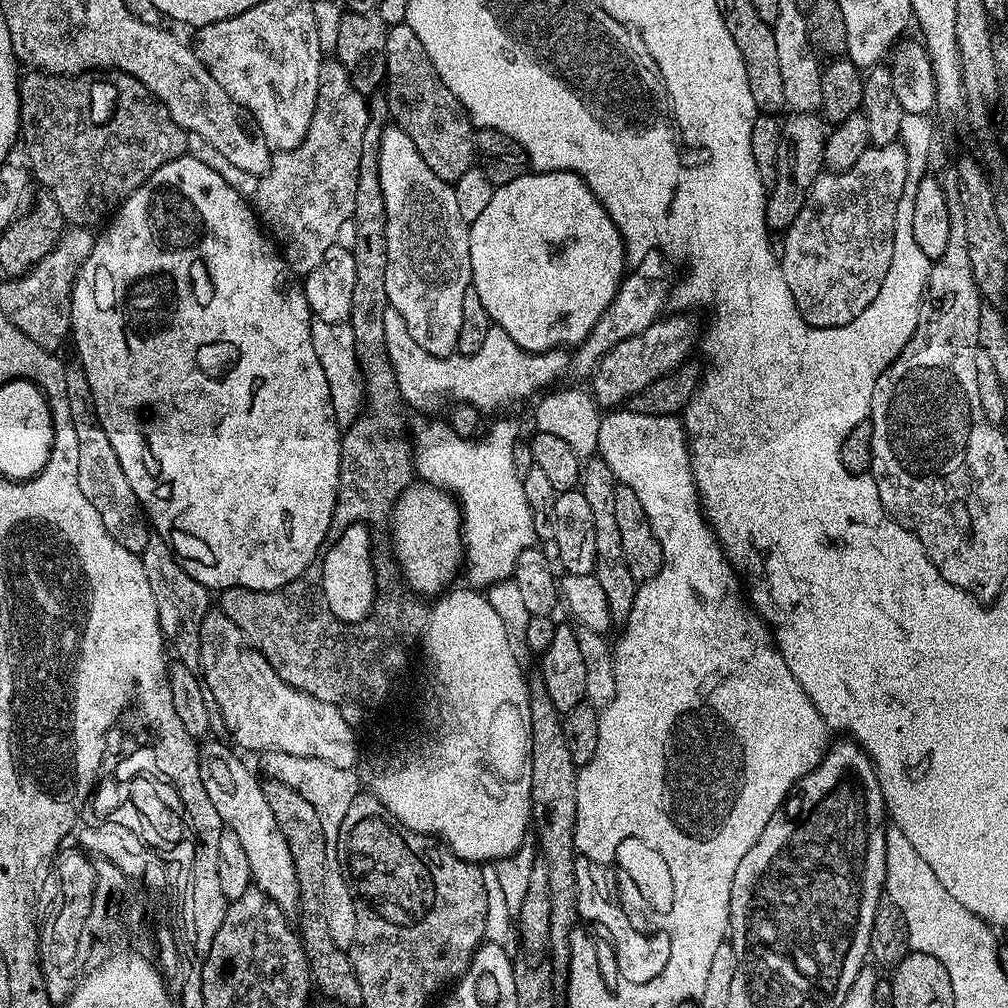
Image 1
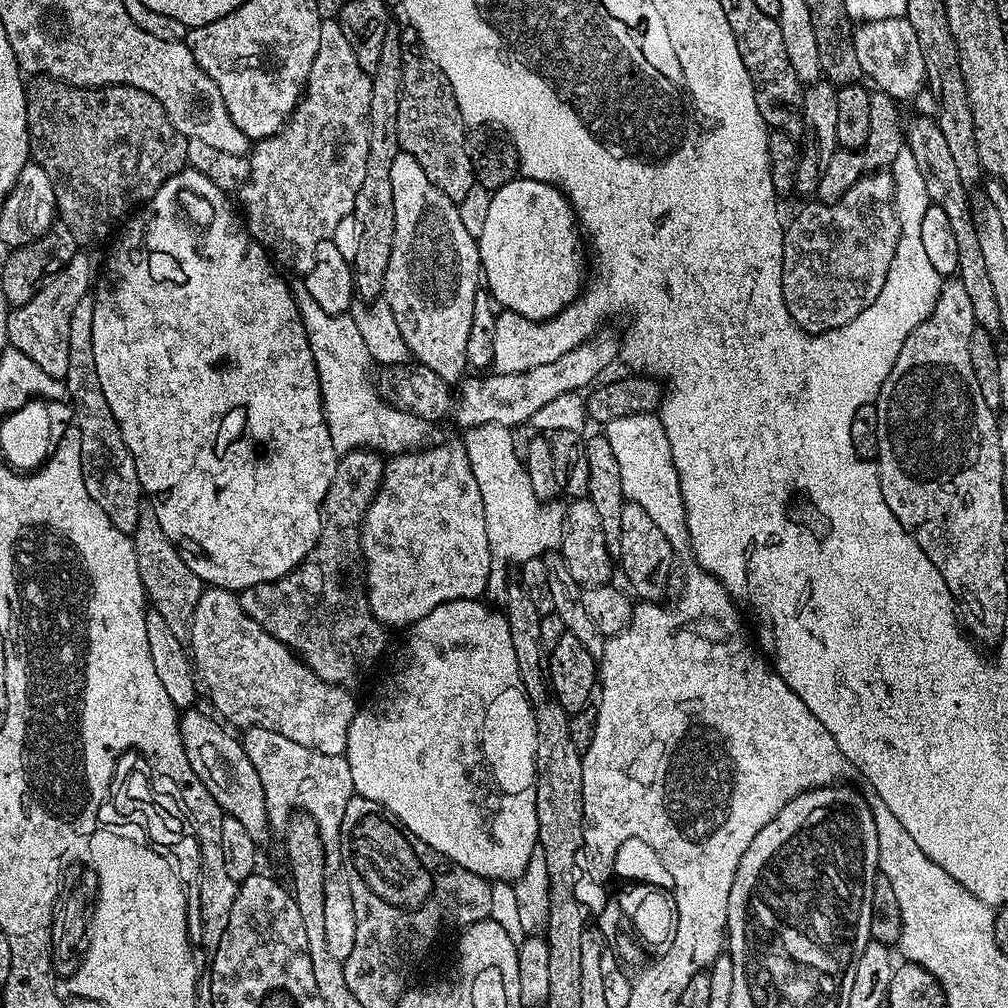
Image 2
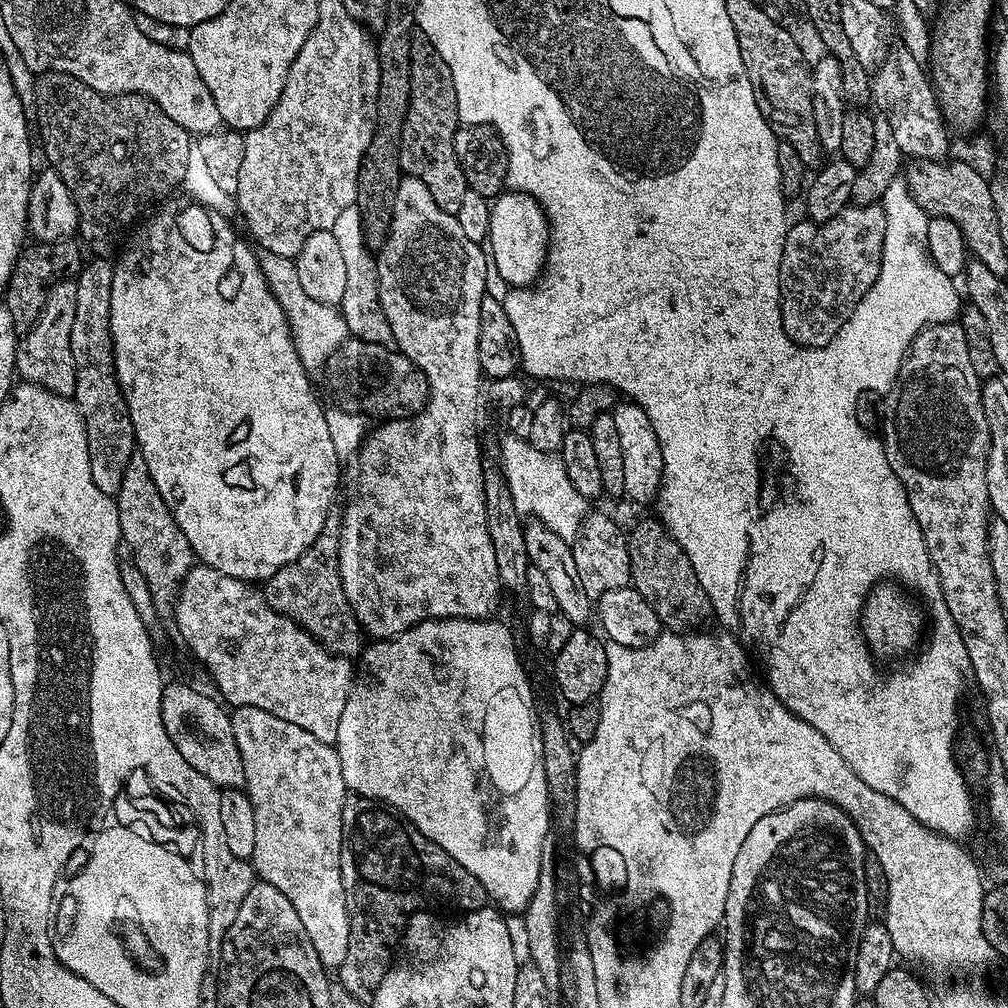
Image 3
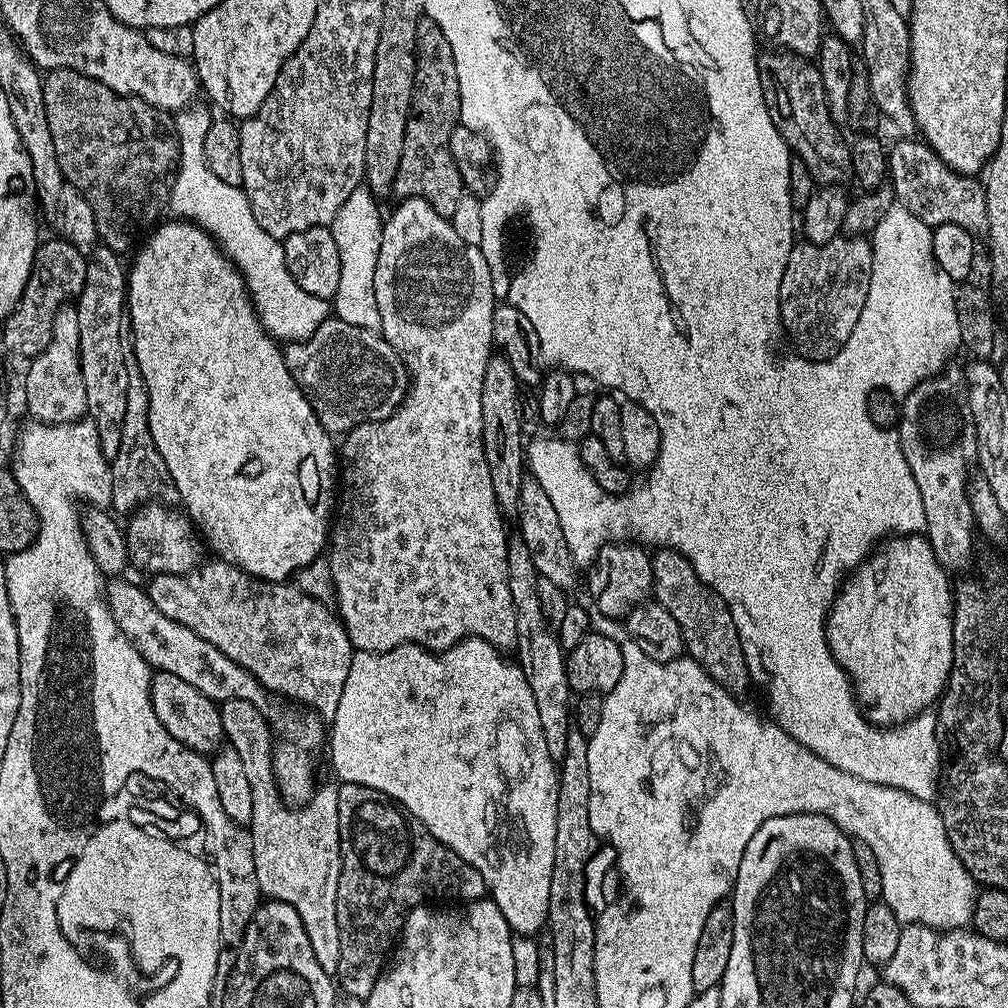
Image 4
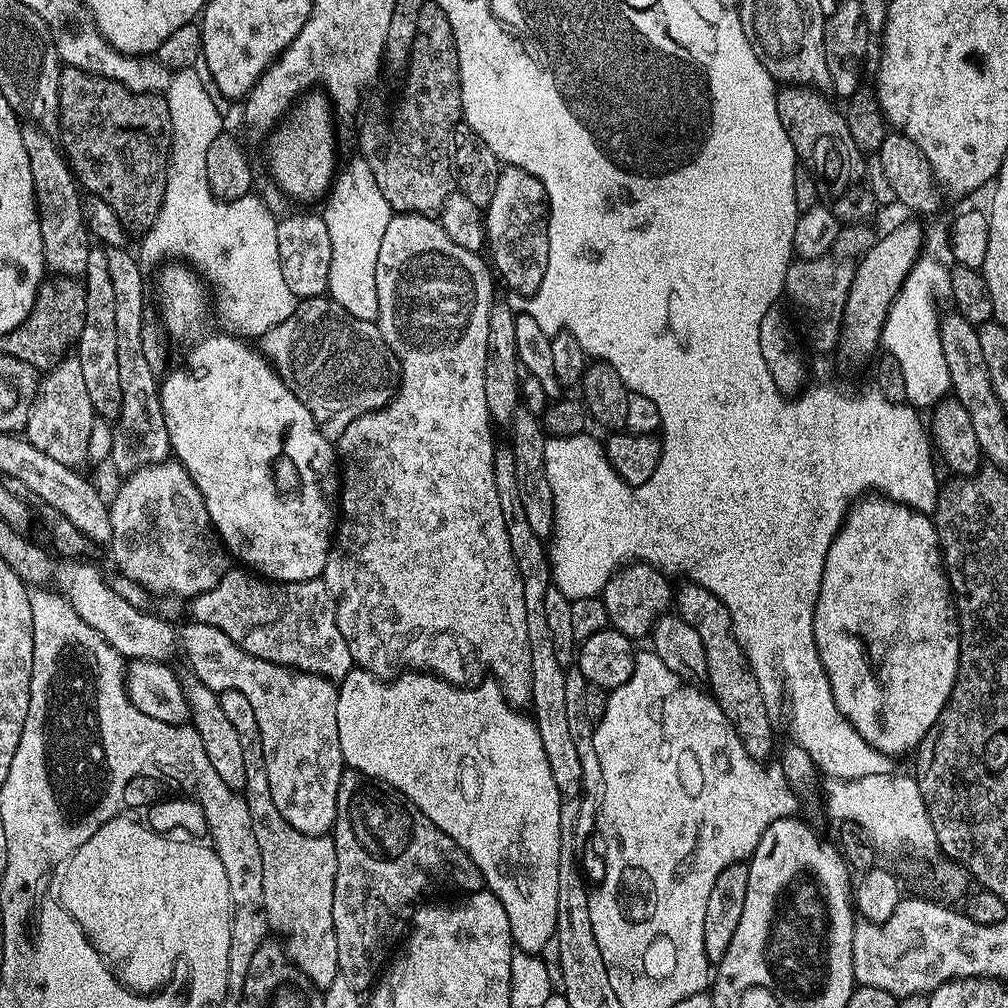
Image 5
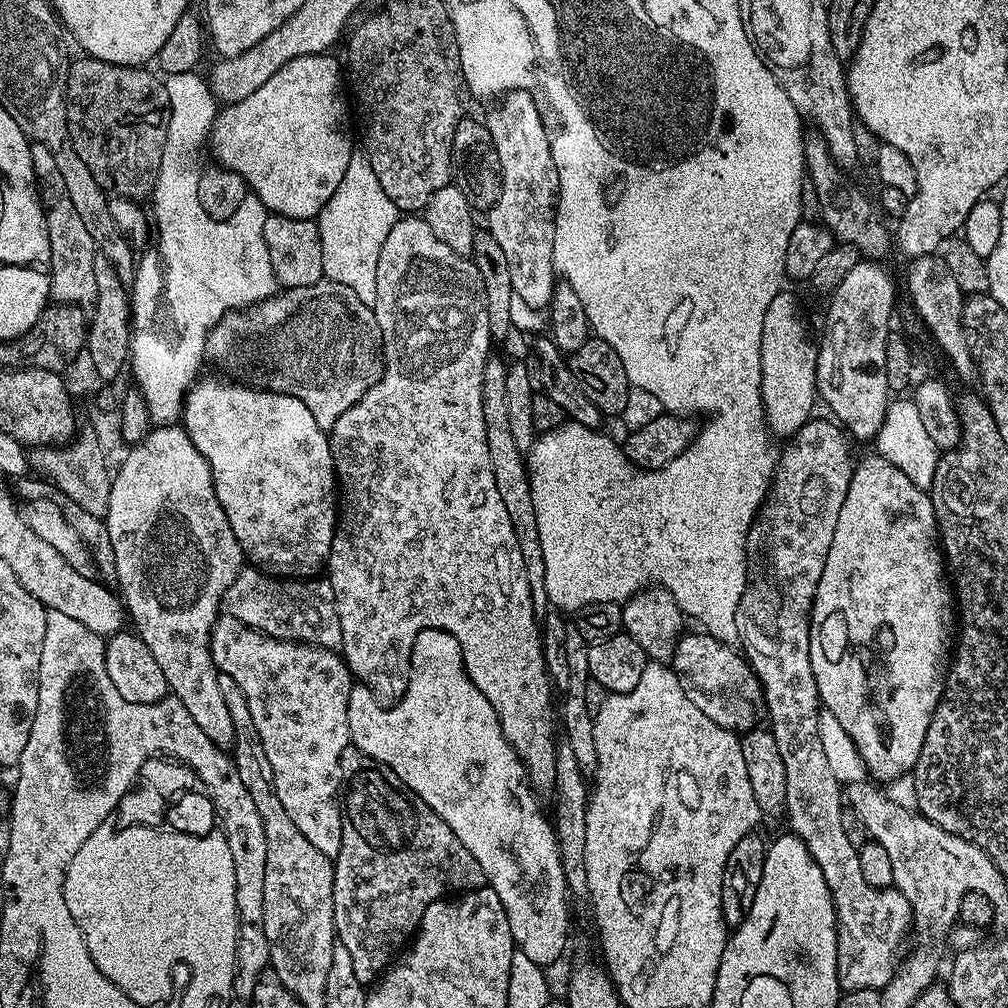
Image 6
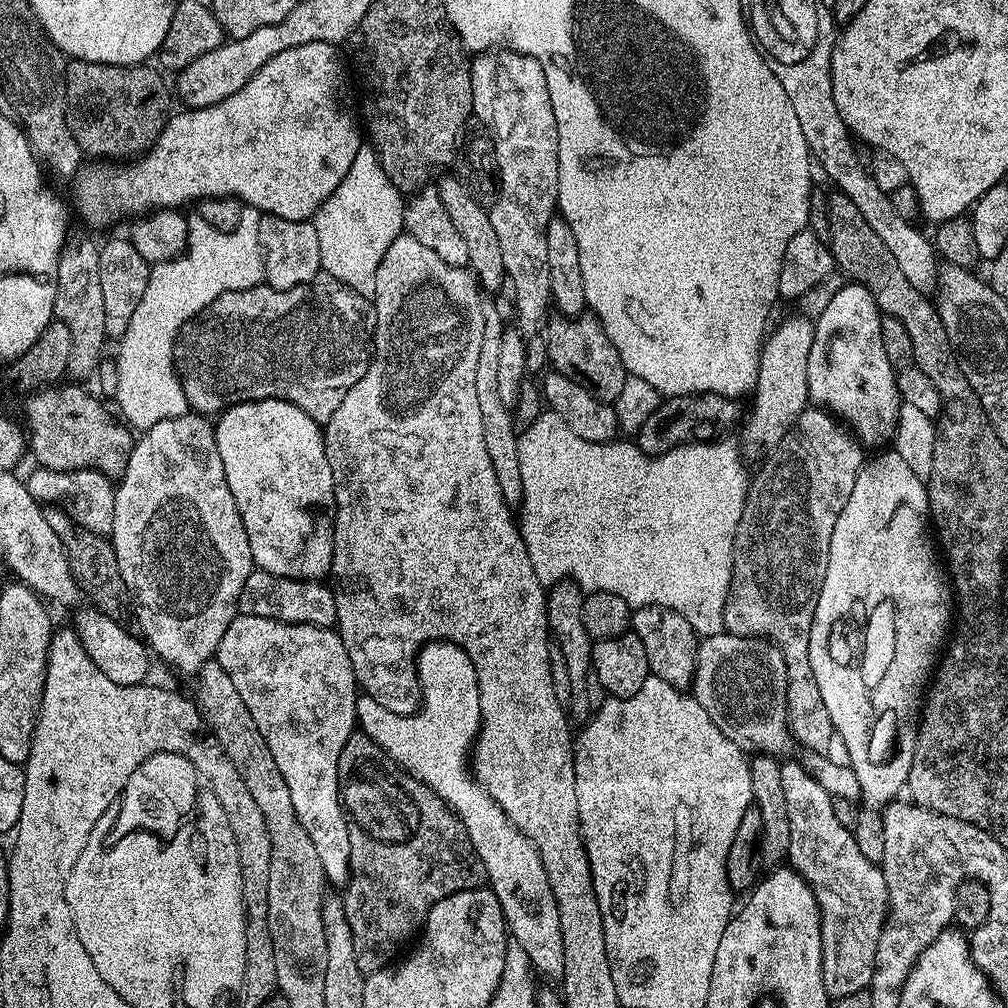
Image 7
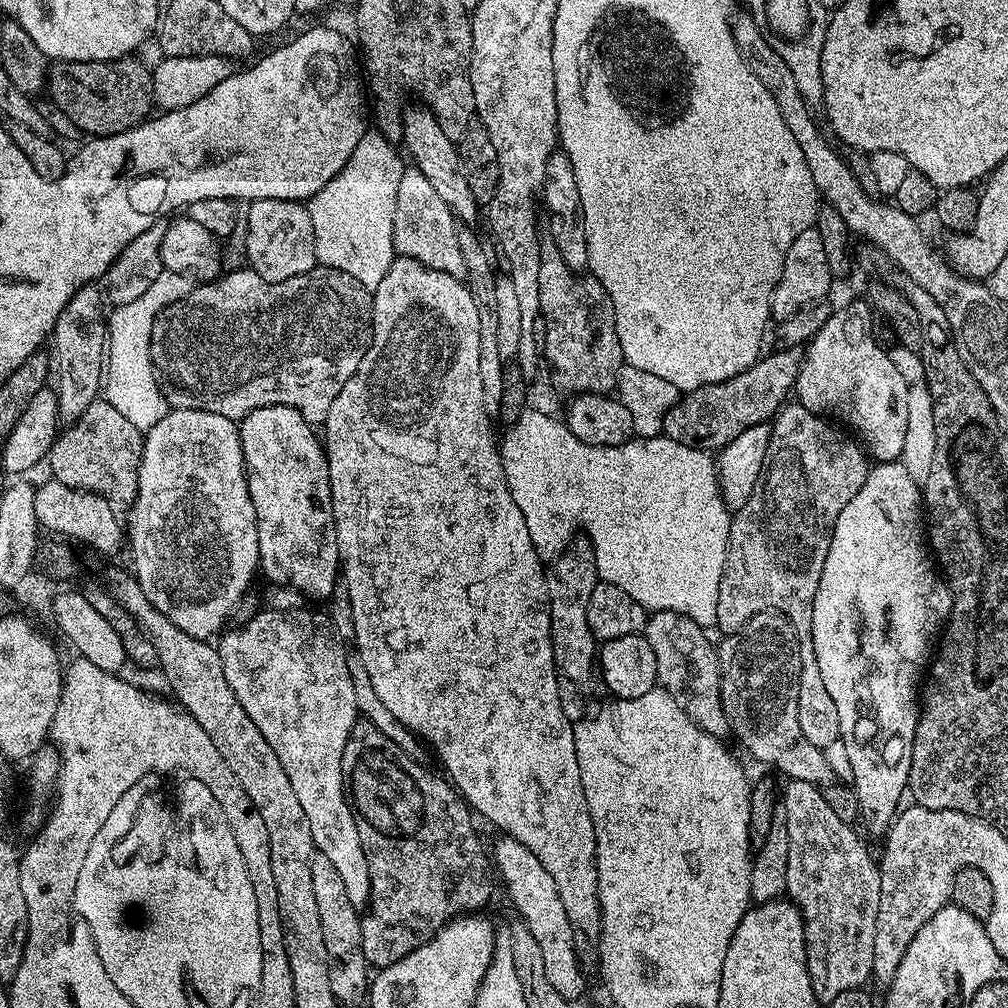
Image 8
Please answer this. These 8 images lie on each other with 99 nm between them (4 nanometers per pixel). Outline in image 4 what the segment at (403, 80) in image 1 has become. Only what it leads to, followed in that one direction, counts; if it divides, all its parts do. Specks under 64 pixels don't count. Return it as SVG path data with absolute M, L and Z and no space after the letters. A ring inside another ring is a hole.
M425 18L418 22L416 85L412 95L412 109L406 122L406 142L402 146L398 174L391 187L393 193L397 192L397 197L417 196L430 202L430 206L434 206L438 214L452 217L458 207L458 198L466 194L464 183L456 174L450 154L450 134L459 123L460 91L454 54L439 26Z

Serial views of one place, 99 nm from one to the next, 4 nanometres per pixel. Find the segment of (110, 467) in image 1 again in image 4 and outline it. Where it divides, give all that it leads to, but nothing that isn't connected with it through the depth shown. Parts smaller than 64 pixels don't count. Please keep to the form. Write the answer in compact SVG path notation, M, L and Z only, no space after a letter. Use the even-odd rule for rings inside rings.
M93 247L87 257L86 282L74 301L78 310L82 382L86 385L86 416L94 422L100 449L109 461L118 454L118 442L122 438L122 418L126 418L128 389L126 340L125 337L124 340L120 337L120 331L125 331L126 328L126 264L120 260L123 259L106 247Z

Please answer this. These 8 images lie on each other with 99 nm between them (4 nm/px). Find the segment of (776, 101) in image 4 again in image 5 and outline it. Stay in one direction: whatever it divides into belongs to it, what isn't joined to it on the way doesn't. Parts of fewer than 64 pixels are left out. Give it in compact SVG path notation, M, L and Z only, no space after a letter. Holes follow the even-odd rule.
M803 84L781 87L776 93L778 118L782 118L782 126L789 134L796 134L792 136L792 144L796 147L797 161L803 167L805 164L809 174L816 179L824 207L835 214L841 225L863 224L873 219L872 211L878 208L874 194L870 194L864 165L866 156L848 133L845 113L824 96L827 95L823 91L805 88ZM796 132L804 136L798 136Z

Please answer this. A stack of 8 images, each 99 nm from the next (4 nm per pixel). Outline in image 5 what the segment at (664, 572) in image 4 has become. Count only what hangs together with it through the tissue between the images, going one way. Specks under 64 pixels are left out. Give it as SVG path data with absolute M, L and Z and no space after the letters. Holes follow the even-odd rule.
M691 582L681 584L684 585L681 588L677 587L674 592L674 608L678 615L696 631L698 638L702 638L706 670L708 671L706 677L707 687L710 689L711 695L715 696L716 701L720 703L720 709L724 711L726 718L734 726L738 738L744 743L748 753L755 760L763 761L765 759L764 756L768 756L772 752L772 720L768 717L770 704L769 701L764 699L762 690L758 686L758 678L752 673L752 663L748 661L742 646L736 640L736 634L732 631L730 614L723 602L710 590L706 590L700 584L693 584Z

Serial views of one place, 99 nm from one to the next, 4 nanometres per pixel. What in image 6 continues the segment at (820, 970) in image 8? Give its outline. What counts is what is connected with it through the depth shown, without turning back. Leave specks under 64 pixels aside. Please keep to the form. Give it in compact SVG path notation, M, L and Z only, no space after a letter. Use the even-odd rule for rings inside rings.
M808 748L804 756L812 760L788 760L786 775L786 821L791 831L810 850L814 862L830 886L836 907L838 934L838 982L844 992L883 989L898 969L896 951L900 939L914 924L910 902L895 888L875 888L866 882L858 848L842 830L842 785L830 771L822 748Z

